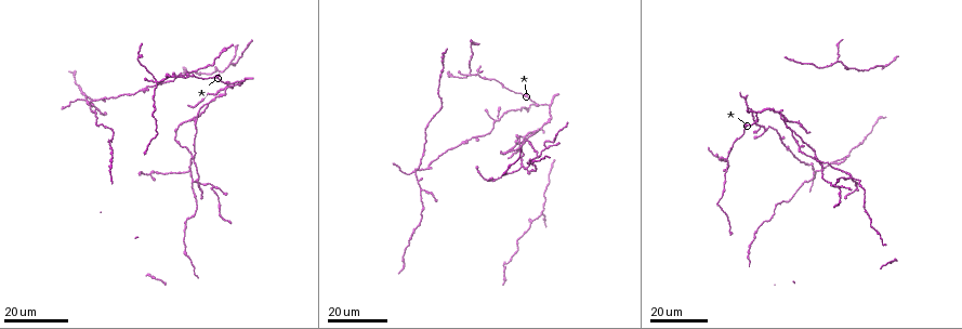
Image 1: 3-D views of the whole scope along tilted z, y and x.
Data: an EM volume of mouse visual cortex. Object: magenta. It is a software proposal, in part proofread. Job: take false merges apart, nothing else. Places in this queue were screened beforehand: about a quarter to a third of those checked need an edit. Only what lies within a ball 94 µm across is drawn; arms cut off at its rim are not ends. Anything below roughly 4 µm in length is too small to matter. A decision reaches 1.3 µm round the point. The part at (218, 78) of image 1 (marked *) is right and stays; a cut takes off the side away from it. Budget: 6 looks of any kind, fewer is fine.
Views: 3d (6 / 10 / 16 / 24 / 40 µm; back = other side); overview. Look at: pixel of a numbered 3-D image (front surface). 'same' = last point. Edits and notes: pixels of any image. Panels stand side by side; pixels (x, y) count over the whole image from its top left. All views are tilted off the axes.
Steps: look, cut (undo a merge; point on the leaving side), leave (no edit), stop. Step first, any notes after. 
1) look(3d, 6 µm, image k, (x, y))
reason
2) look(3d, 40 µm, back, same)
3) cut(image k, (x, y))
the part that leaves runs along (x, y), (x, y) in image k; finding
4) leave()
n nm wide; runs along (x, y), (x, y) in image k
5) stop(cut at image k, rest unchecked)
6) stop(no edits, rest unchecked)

look(3d, 16 µm, image 1, (549, 105))

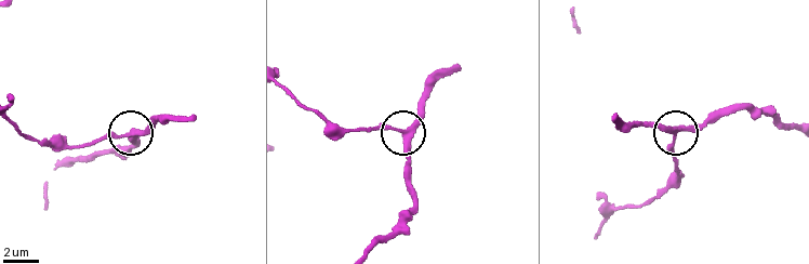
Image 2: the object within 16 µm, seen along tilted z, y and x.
look(3d, 10 µm, image 2, (682, 130))

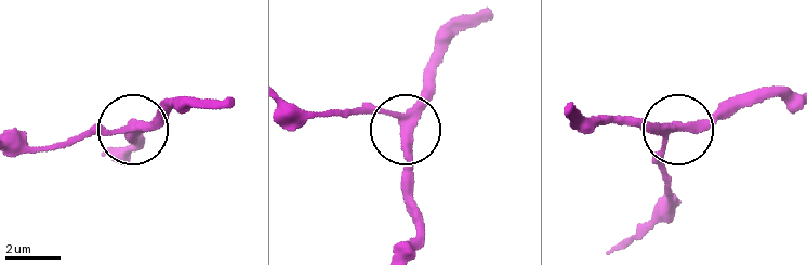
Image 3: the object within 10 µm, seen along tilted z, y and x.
leave()
side arm 5 µm; runs along (621, 241), (666, 203), (670, 130), (618, 122) in image 3; continuous, no second neuron

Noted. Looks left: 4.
look(3d, 24 µm, image 1, (545, 145))
branch point

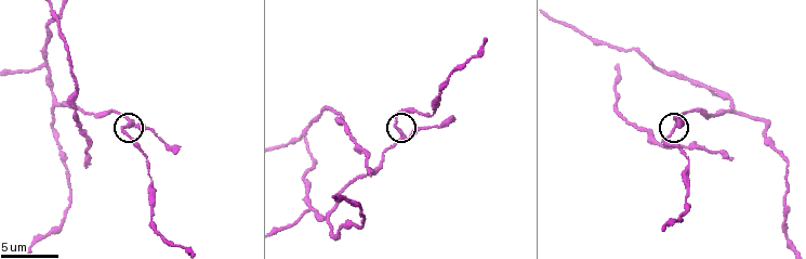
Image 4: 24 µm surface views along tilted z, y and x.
look(3d, 6 µm, image 4, (403, 136))

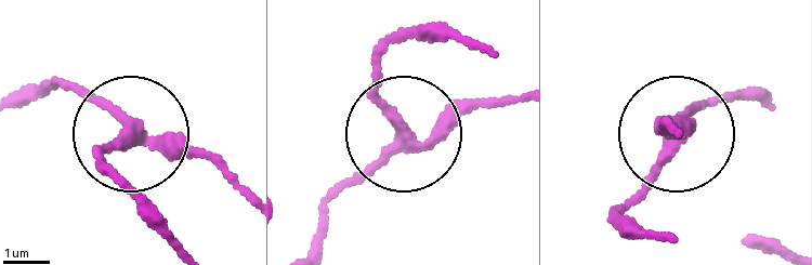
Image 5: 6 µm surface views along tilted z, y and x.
leave()
290 nm wide; continuous, no second neuron

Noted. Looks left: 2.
look(3d, 16 µm, image 1, (472, 75))
four or more arms meet

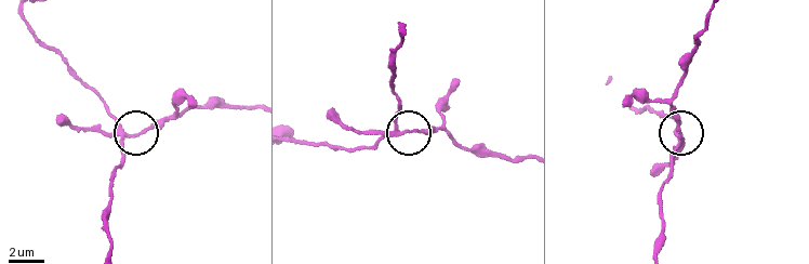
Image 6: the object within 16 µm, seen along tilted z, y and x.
look(3d, 6 µm, image 6, (396, 126))

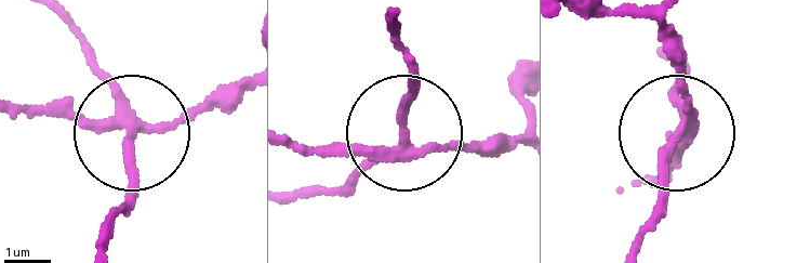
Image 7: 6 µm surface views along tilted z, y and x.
cut(image 7, (132, 159))
240 nm wide; the part that leaves runs along (125, 122), (129, 198), (109, 246) in image 7; two neurons meet here

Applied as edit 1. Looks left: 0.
stop(cut at image 7, rest unchecked)

